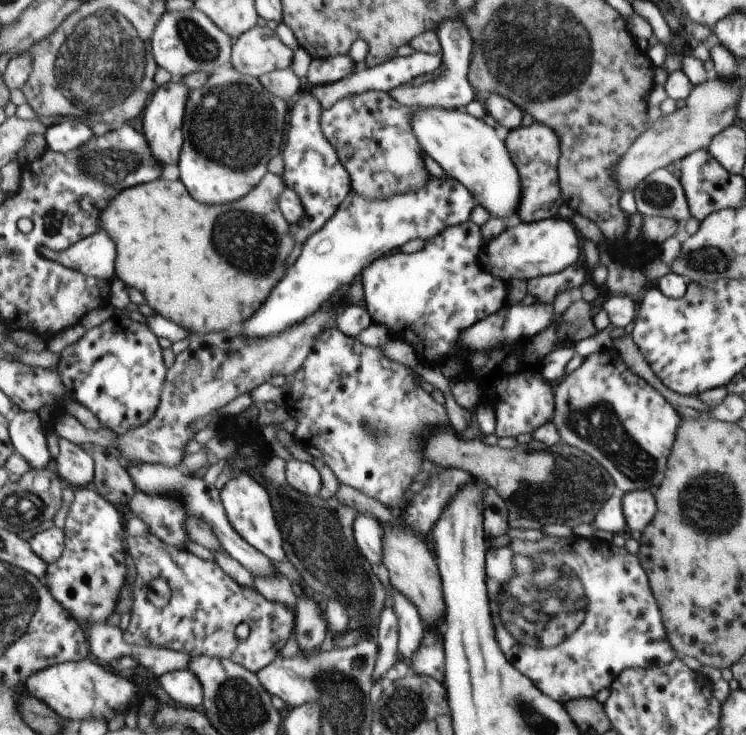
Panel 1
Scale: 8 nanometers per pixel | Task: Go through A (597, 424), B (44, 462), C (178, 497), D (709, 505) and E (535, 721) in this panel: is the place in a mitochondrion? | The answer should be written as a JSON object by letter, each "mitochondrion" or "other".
{"A":"mitochondrion","B":"other","C":"other","D":"mitochondrion","E":"mitochondrion"}

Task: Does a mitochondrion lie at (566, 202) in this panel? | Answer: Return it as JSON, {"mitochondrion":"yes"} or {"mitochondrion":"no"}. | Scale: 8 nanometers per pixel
{"mitochondrion":"no"}

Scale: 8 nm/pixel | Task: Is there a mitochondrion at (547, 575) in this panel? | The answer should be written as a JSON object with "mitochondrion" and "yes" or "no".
{"mitochondrion":"yes"}

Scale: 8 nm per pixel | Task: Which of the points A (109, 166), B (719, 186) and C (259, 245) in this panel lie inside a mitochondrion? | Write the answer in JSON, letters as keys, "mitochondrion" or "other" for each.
{"A":"mitochondrion","B":"other","C":"mitochondrion"}

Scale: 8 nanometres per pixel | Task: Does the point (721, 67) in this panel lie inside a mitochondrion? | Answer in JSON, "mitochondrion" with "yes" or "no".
{"mitochondrion":"no"}

